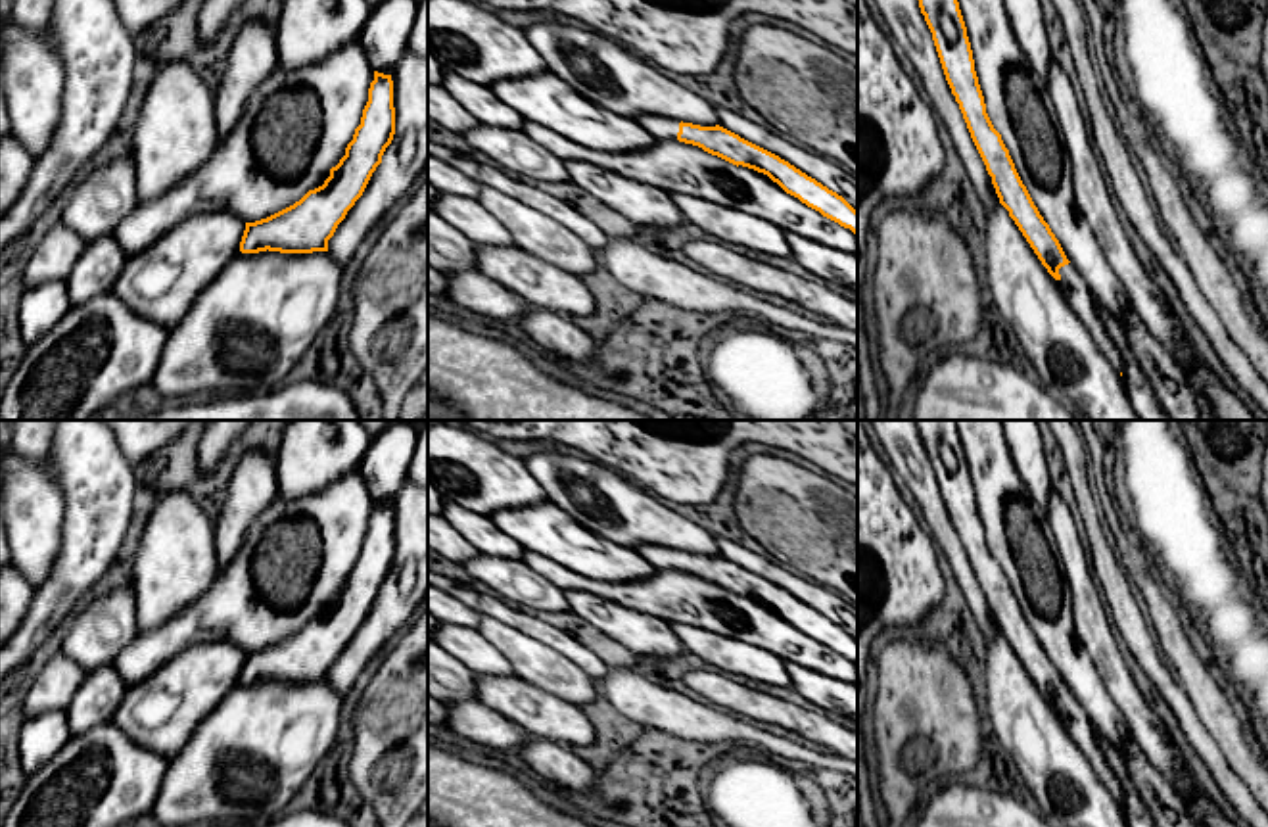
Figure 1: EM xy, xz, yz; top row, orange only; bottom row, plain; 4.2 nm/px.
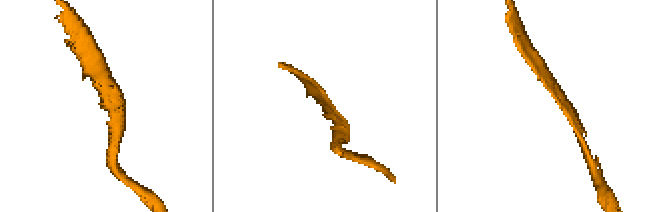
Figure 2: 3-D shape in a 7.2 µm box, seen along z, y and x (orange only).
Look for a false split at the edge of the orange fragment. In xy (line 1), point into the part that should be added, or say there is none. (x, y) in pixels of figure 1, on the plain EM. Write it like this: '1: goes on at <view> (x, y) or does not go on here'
1: does not go on here

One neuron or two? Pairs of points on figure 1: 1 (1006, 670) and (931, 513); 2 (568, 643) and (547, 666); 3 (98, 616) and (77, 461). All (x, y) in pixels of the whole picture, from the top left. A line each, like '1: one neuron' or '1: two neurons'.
1: two neurons
2: two neurons
3: two neurons

